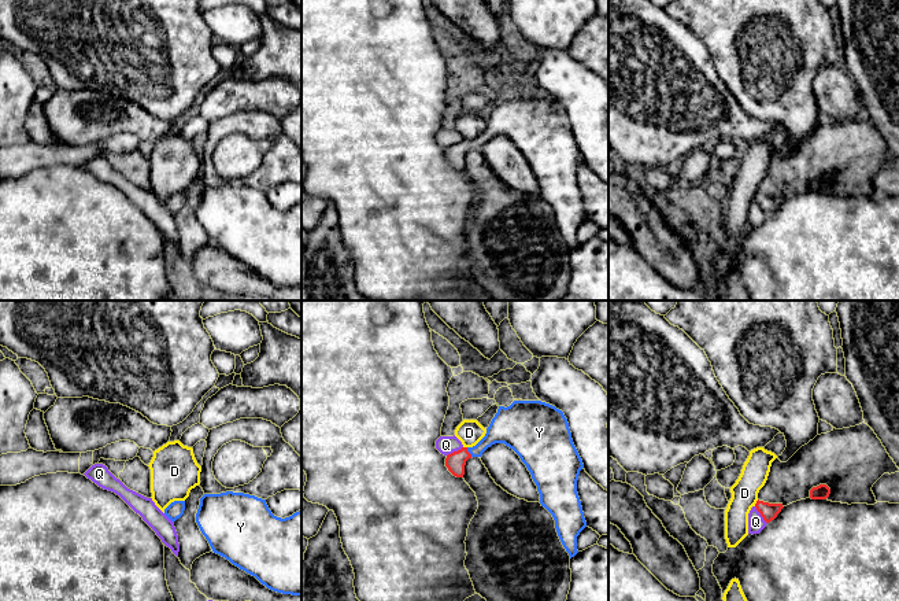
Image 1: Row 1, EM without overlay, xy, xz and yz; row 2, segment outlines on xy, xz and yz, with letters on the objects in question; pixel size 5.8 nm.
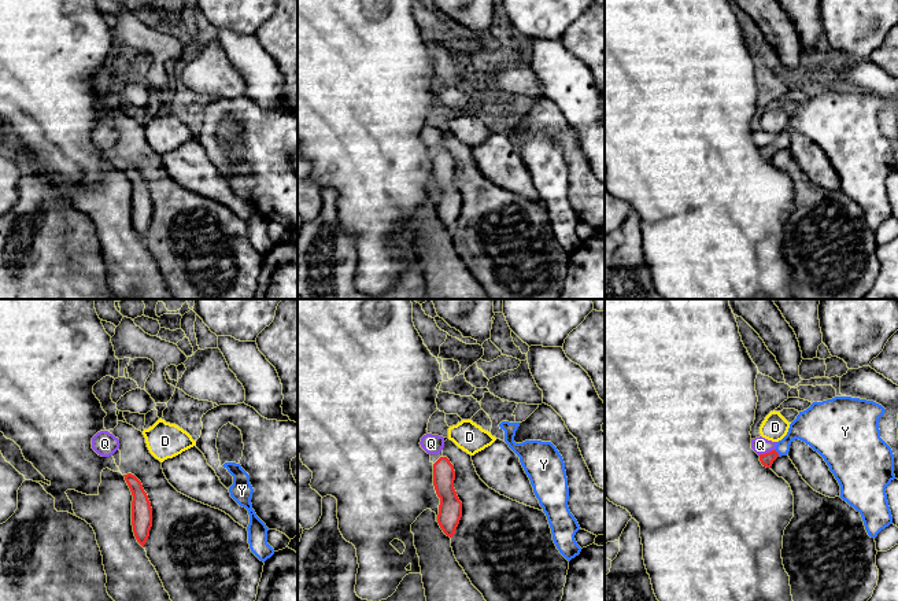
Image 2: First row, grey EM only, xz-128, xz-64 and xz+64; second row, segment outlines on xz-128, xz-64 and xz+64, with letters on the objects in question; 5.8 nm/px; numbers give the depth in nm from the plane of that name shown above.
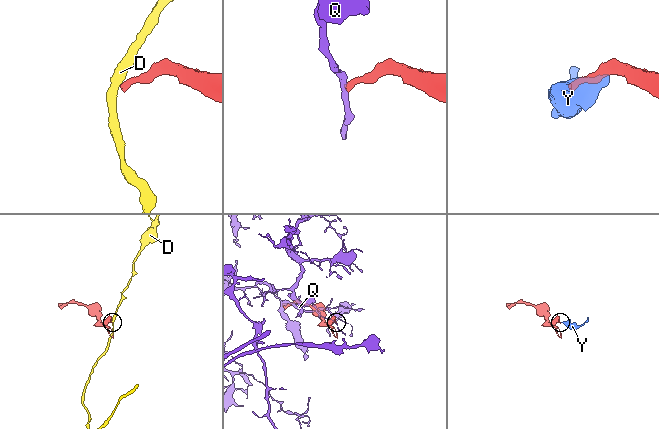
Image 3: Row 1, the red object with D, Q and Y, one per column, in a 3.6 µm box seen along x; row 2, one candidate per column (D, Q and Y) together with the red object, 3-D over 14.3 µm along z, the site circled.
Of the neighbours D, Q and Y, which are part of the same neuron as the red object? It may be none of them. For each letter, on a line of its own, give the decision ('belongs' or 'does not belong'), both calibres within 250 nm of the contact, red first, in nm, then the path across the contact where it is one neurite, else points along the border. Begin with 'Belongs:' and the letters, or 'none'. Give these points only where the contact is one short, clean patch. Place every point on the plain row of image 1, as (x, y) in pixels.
Belongs: Y
D: does not belong | 100/160 nm | along yz (758, 192), (754, 198)
Q: does not belong | 100/100 nm
Y: belongs | 120/170 nm | across xz (455, 154), (468, 144), (476, 144), (503, 121)

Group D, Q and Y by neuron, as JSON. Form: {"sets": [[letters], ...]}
{"sets": [["D"], ["Q"], ["Y"]]}

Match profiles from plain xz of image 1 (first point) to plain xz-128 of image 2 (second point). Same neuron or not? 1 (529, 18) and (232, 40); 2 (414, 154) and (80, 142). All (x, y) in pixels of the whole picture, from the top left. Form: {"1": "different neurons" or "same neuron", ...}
{"1": "different neurons", "2": "same neuron"}

